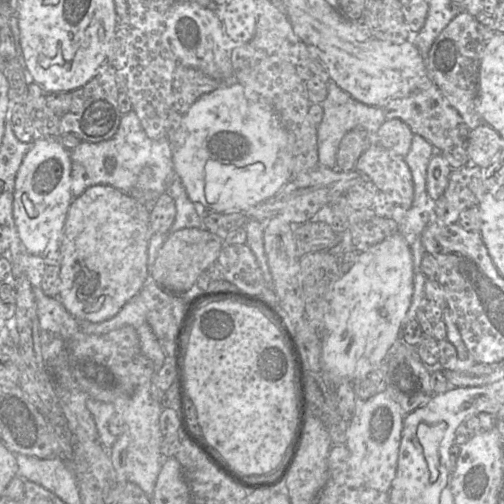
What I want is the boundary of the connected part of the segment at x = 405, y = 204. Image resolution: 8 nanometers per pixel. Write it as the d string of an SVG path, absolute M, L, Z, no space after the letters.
M371 143L359 157L356 170L371 180L380 192L389 195L403 209L409 209L414 198L411 171L404 158L379 143Z

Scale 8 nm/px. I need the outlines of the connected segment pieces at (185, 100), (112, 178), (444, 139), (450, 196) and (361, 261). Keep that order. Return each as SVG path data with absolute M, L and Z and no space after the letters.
M179 64L173 79L173 108L184 115L200 97L223 84L200 70Z
M134 111L122 115L119 128L113 138L98 143L81 142L70 151L71 158L71 192L73 199L79 197L87 188L96 185L112 186L143 203L150 209L155 201L163 194L168 193L176 205L176 217L171 228L166 233L152 233L148 242L148 272L151 278L151 270L154 266L158 252L167 238L177 230L184 228L204 228L202 217L198 214L195 204L190 200L180 178L175 174L173 154L168 139L152 140L143 130L141 123Z
M430 78L425 86L412 94L390 100L383 107L383 112L387 120L398 118L405 122L414 134L429 141L436 151L445 151L455 146L466 146L471 131Z
M474 165L452 169L444 193L435 201L435 220L457 223L463 211L479 205L484 195L483 170Z
M400 232L363 251L350 271L338 279L320 328L322 367L335 385L363 379L382 364L389 349L399 338L402 339L402 321L411 305L413 290L412 253Z

